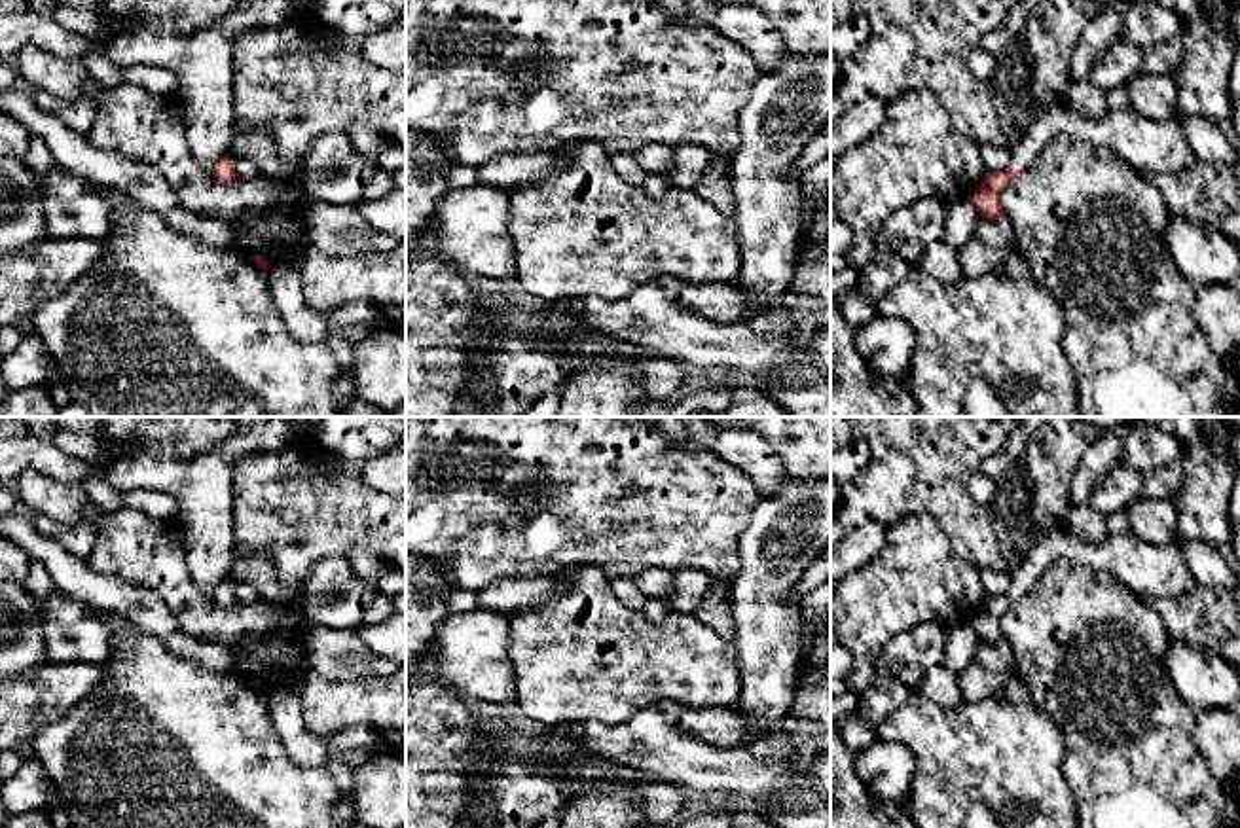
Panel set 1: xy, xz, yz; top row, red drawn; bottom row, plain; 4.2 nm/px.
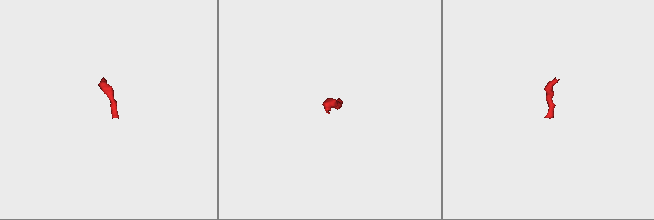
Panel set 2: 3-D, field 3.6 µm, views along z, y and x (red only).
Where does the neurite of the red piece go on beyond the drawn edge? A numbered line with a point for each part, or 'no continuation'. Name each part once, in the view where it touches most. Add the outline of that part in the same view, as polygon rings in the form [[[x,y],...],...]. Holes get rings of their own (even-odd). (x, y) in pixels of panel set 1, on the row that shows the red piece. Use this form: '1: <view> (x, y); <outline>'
1: yz (1149, 146); [[[1066,102],[1033,119],[1020,144],[1012,148],[1011,163],[1024,171],[1039,150],[1058,135],[1105,146],[1140,172],[1181,172],[1196,163],[1177,117],[1155,121],[1130,108],[1107,112],[1102,119],[1086,119]]]

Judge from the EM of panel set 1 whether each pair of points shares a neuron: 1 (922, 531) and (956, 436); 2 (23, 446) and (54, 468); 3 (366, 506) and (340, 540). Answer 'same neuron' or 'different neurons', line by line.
1: different neurons
2: same neuron
3: same neuron

